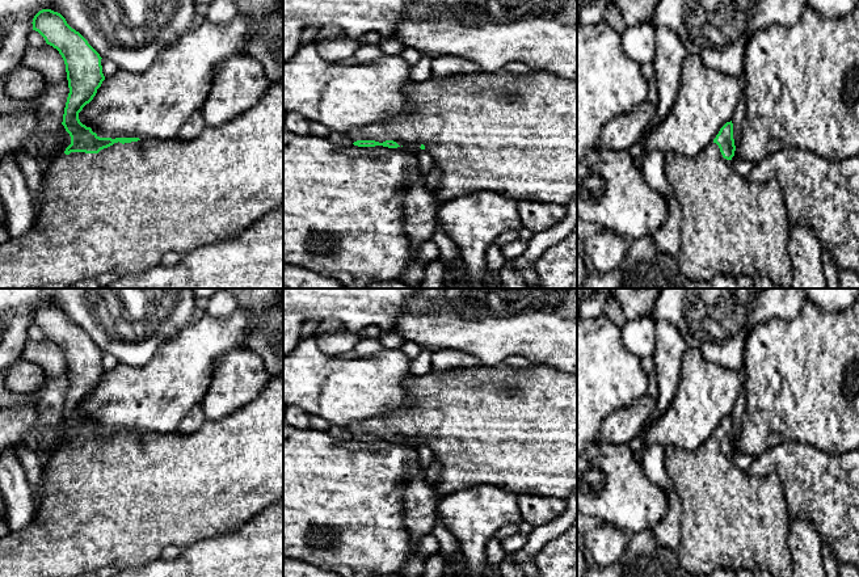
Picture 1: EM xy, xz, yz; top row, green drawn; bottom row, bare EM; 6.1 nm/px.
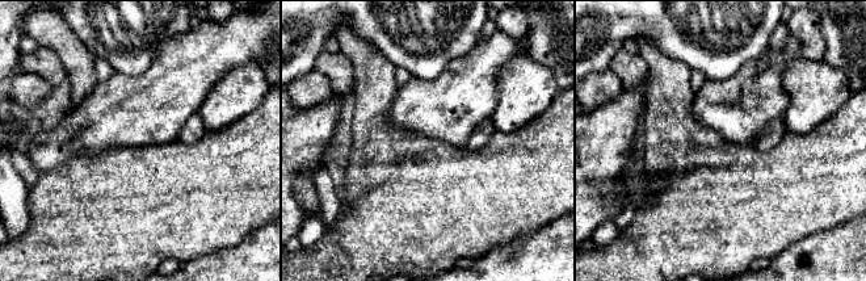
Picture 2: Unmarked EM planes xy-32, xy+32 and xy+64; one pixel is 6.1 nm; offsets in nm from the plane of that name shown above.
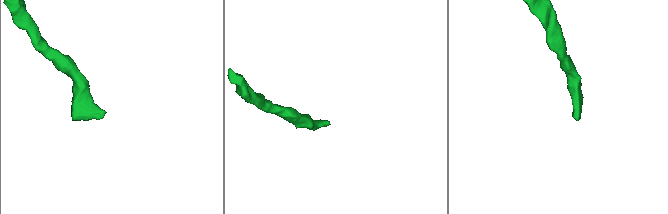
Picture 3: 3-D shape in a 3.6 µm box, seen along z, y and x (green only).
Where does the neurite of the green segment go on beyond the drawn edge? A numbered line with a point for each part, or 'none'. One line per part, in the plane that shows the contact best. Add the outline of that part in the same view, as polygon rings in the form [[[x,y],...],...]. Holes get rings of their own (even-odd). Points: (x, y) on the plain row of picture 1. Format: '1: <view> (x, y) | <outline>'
1: xy (121, 504) | [[[283,372],[271,376],[258,397],[231,416],[219,421],[206,422],[191,434],[178,431],[140,433],[131,437],[114,437],[98,447],[71,446],[52,454],[50,463],[42,471],[41,483],[42,498],[31,522],[21,531],[9,531],[0,538],[0,577],[76,577],[104,567],[114,567],[117,570],[129,570],[146,567],[161,557],[163,551],[169,546],[188,548],[201,540],[237,531],[262,510],[283,500]]]

